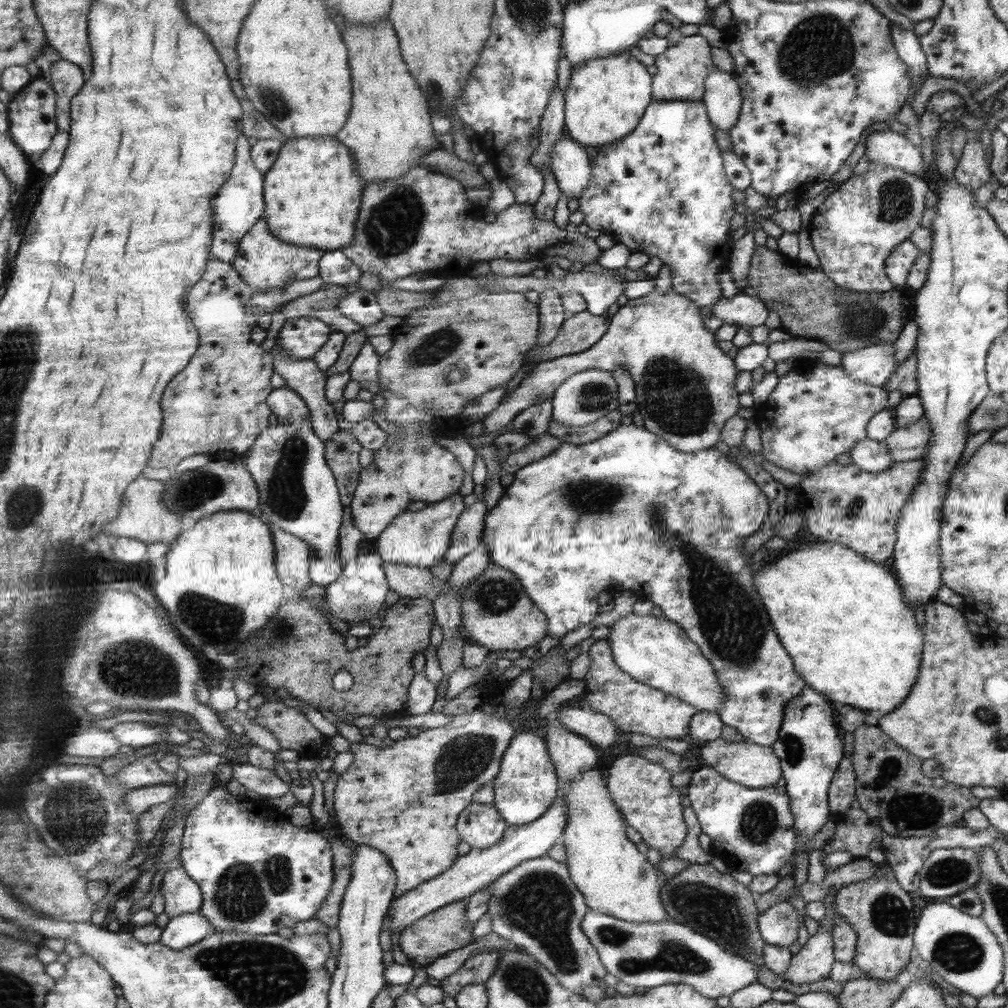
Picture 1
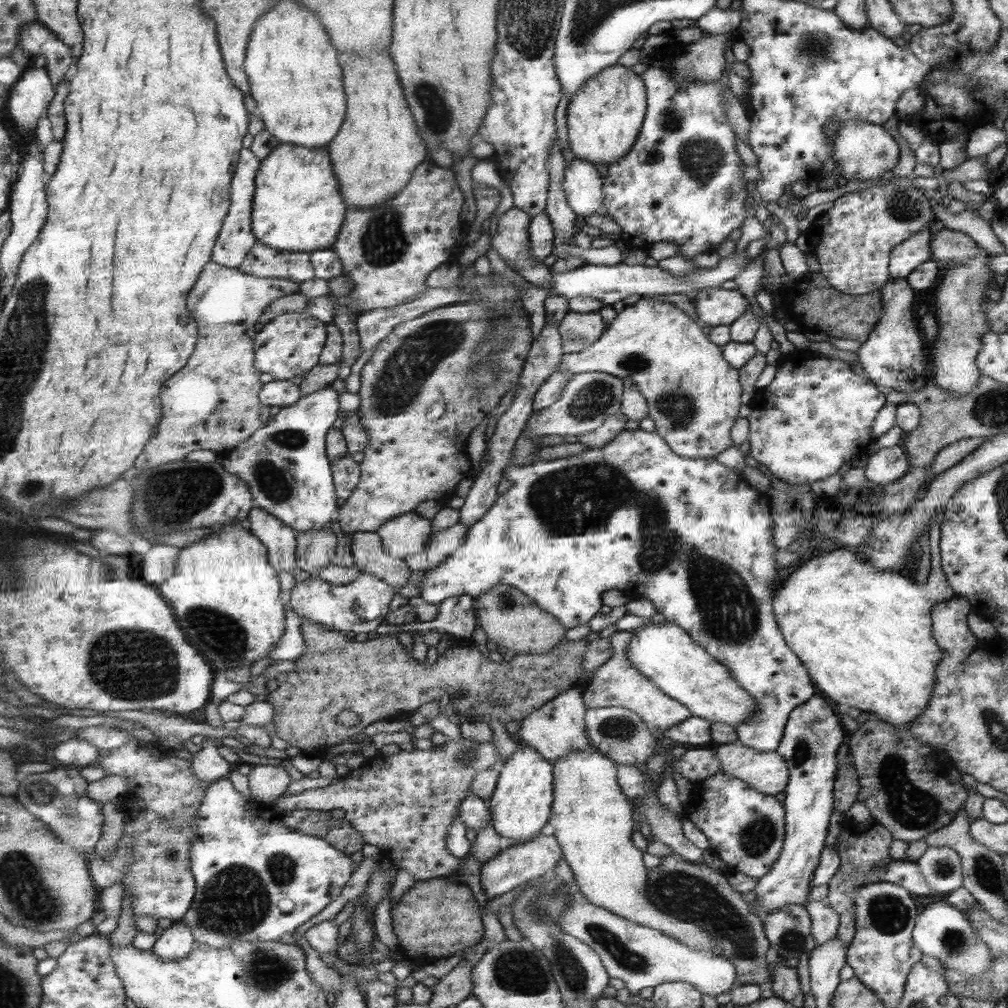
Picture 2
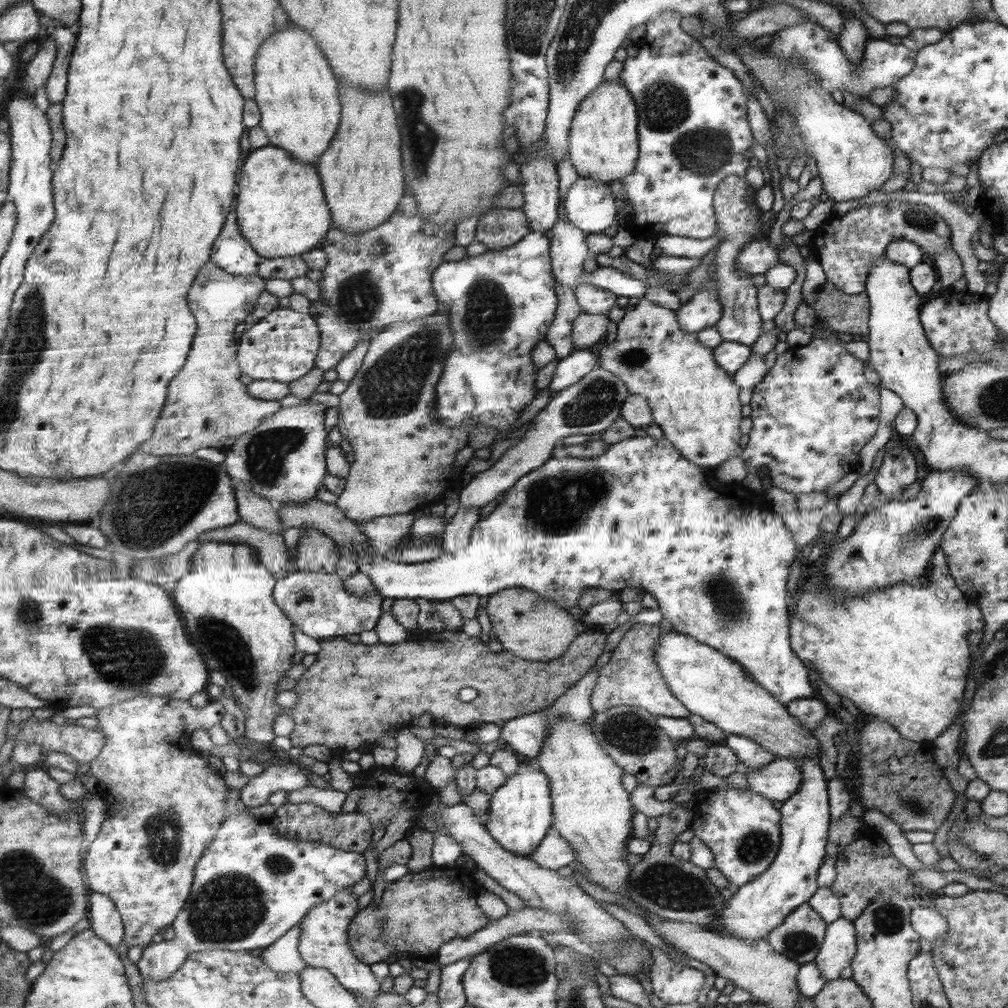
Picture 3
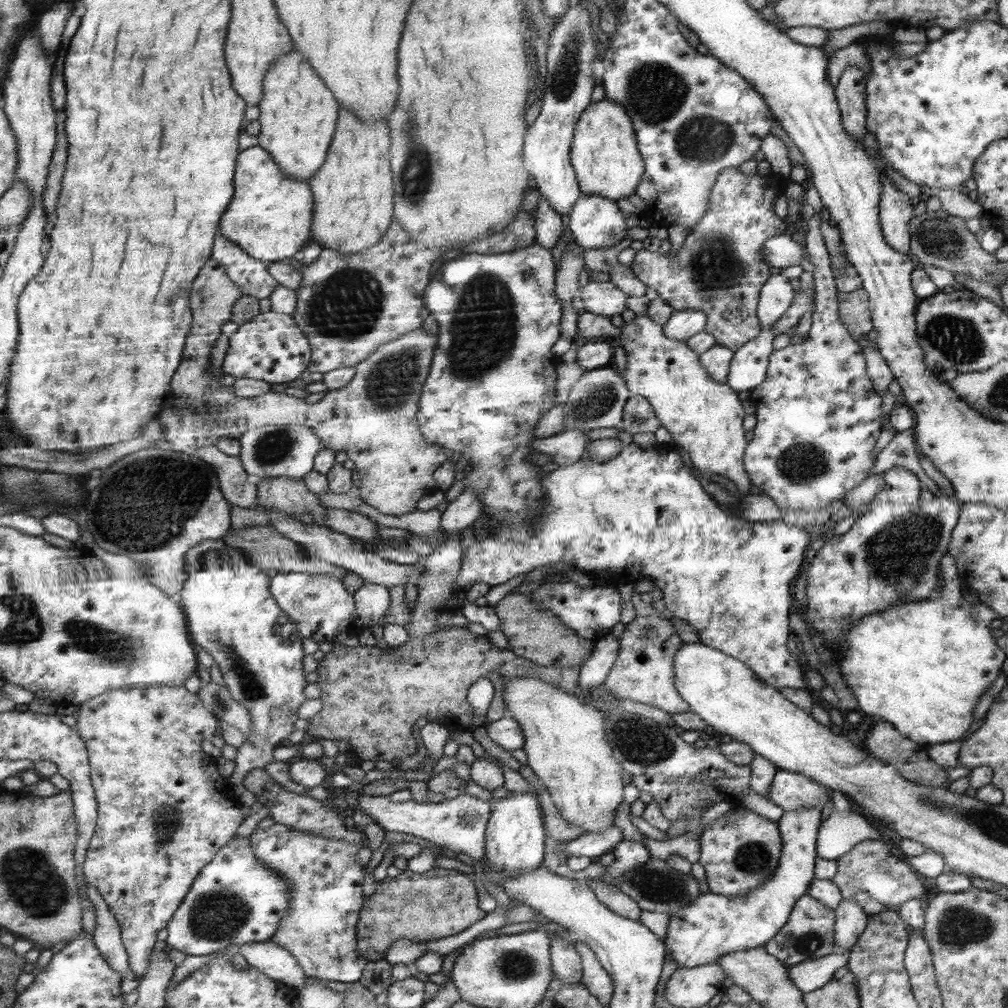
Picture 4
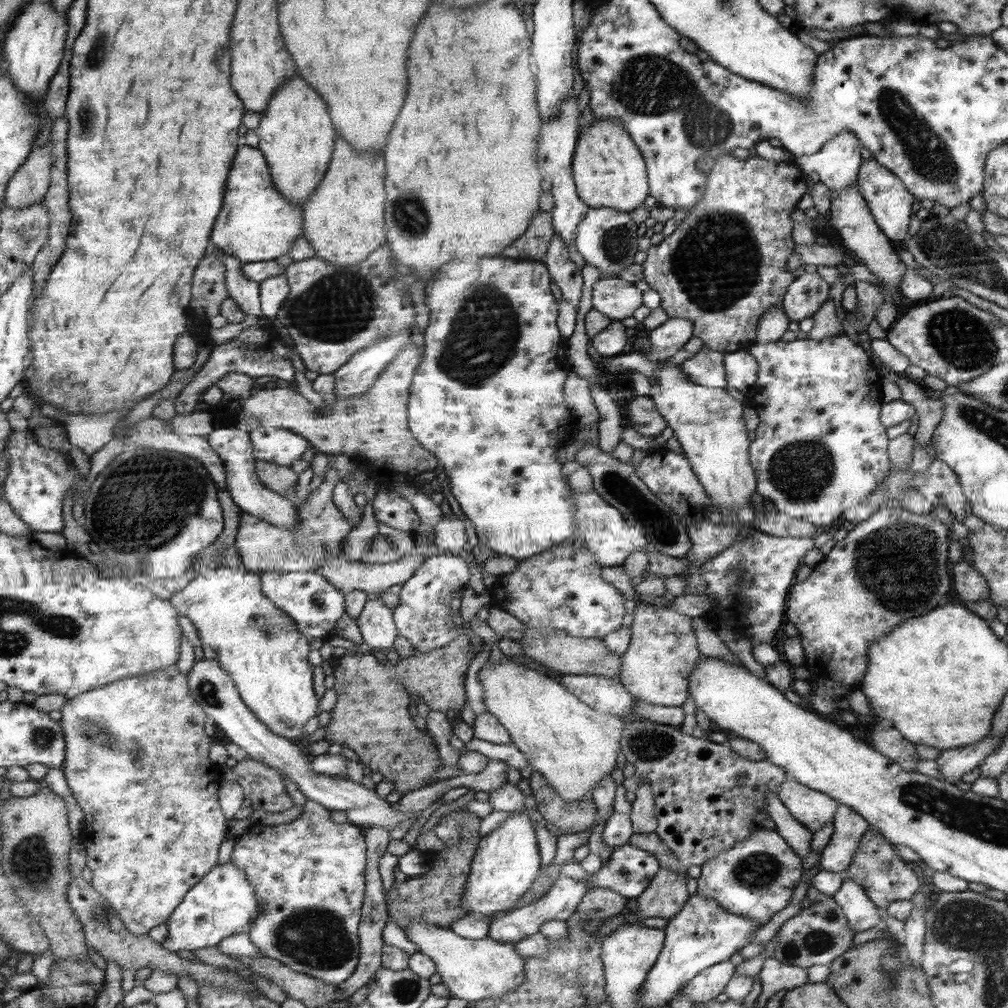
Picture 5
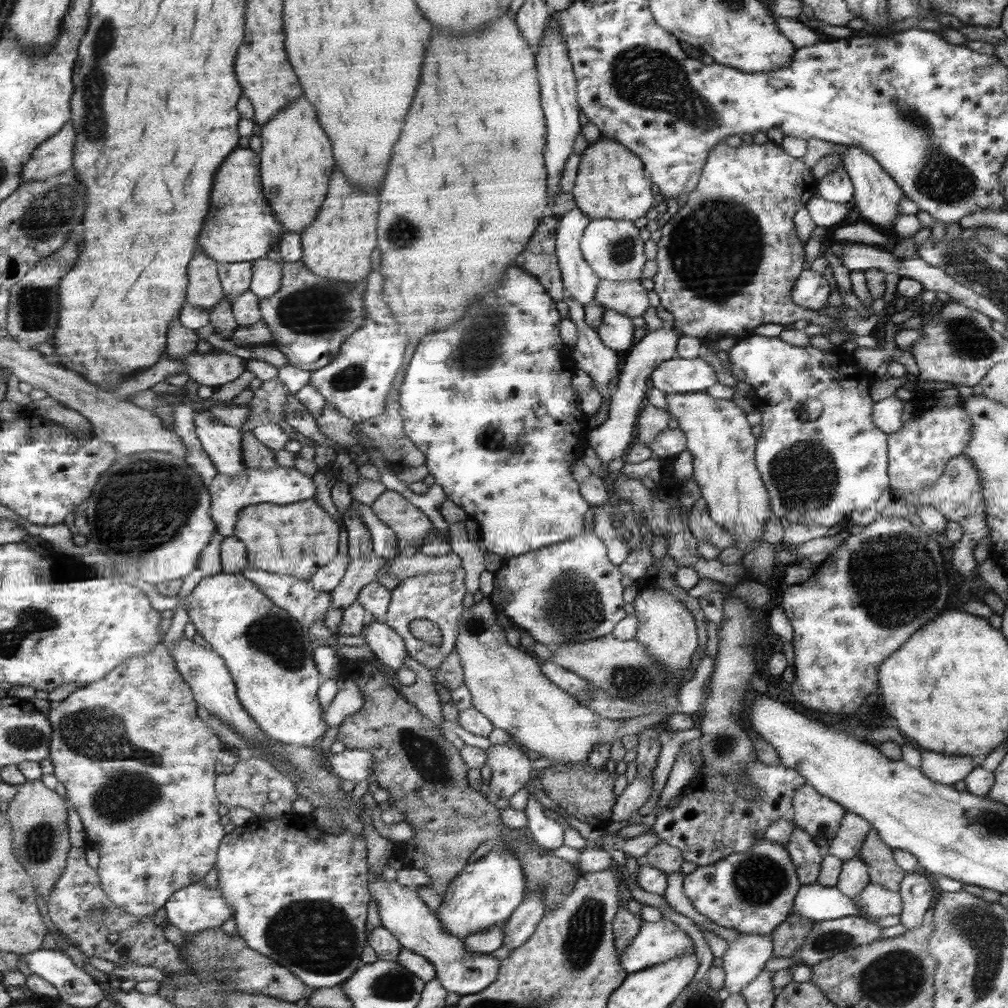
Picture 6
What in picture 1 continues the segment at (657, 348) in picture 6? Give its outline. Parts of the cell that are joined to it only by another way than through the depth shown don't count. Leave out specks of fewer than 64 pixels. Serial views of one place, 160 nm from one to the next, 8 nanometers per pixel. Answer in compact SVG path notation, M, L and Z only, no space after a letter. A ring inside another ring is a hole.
M737 292L731 298L719 297L712 305L713 317L735 327L761 326L765 323L768 308L757 296Z

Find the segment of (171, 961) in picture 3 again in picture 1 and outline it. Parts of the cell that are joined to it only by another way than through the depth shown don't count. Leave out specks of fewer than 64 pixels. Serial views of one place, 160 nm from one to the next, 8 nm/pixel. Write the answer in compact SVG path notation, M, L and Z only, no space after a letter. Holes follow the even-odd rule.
M196 912L170 919L160 942L181 951L201 942L212 933L212 924L200 912Z

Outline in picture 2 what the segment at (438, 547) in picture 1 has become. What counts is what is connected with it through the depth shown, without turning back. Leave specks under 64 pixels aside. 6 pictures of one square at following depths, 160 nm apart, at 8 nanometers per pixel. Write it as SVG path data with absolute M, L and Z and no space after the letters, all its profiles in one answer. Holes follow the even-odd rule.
M414 511L396 516L378 528L383 548L395 557L412 555L426 547L427 537L433 532L430 520Z

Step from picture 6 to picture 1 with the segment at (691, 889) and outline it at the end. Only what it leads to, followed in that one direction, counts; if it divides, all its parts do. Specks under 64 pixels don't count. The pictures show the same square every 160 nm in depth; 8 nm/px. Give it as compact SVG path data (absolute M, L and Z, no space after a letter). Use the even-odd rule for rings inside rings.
M699 765L692 771L686 785L687 796L695 817L698 818L701 833L712 841L712 856L718 865L730 871L747 872L752 877L777 874L779 869L791 858L795 842L795 818L791 817L789 797L784 791L777 791L775 786L765 788L747 788L746 785L727 780L715 772L714 768Z

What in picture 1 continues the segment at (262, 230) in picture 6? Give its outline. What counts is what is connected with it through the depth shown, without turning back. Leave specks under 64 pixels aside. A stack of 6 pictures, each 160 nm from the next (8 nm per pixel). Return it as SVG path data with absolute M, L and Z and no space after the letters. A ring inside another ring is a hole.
M315 136L287 139L282 143L270 169L262 174L262 196L265 198L264 218L270 233L287 244L307 246L321 251L343 250L351 245L354 222L361 203L365 182L360 179L349 148L335 137Z

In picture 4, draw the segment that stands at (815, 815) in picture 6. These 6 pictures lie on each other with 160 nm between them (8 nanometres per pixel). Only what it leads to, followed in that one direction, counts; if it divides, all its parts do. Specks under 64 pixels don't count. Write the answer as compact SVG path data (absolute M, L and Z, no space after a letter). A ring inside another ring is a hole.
M778 769L772 779L768 800L784 812L819 809L827 803L828 789L797 772Z

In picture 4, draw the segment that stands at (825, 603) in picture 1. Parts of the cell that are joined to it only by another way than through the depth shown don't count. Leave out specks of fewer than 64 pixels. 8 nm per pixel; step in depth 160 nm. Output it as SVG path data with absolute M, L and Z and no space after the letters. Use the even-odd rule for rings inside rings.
M949 553L942 556L942 577L944 587L931 599L897 604L887 612L866 614L863 620L856 620L842 638L843 656L839 656L839 662L835 656L839 673L856 698L856 710L862 716L873 715L889 722L907 740L922 746L954 742L965 736L977 700L997 680L1005 660L987 628L989 622L999 618L998 614L980 603L971 605L963 600L959 568Z

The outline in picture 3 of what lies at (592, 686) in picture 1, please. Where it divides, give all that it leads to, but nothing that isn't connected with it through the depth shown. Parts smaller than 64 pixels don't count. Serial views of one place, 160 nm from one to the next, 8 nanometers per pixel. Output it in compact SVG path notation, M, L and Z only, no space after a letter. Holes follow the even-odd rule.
M635 623L612 650L608 662L600 669L598 682L591 693L590 705L595 713L605 712L611 707L625 705L639 707L655 718L686 718L690 712L670 691L658 664L654 660L654 648L662 636L658 625Z

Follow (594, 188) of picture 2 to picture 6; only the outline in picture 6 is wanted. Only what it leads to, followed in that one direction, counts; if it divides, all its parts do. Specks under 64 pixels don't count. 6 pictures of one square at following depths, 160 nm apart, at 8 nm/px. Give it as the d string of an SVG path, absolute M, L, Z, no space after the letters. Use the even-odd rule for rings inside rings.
M599 218L591 220L580 239L582 256L600 280L611 282L641 279L641 270L645 264L644 240L639 238L639 230L631 220L611 220Z

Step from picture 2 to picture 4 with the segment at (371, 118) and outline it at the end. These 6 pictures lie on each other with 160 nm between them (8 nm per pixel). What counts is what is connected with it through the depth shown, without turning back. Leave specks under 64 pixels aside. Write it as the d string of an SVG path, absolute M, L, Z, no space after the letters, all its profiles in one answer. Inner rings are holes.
M345 110L339 112L339 128L335 128L331 152L320 168L323 172L316 172L307 180L310 191L315 194L310 226L313 242L339 254L357 254L379 242L392 222L389 146L389 128L385 119L363 123Z

